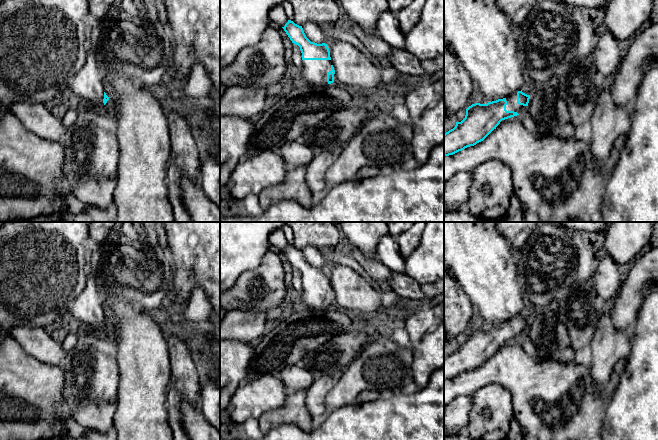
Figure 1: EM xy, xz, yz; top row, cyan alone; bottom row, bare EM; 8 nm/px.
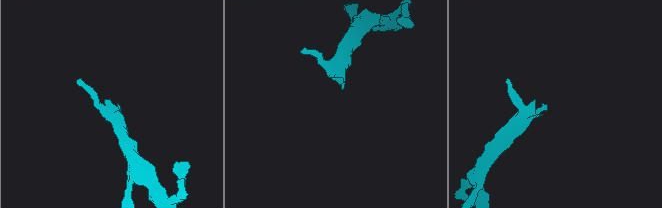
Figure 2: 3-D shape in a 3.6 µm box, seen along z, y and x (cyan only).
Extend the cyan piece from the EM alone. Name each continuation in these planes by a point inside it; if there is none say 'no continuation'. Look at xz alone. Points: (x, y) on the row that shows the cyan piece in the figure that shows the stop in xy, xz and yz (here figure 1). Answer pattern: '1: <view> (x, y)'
1: xz (314, 72)

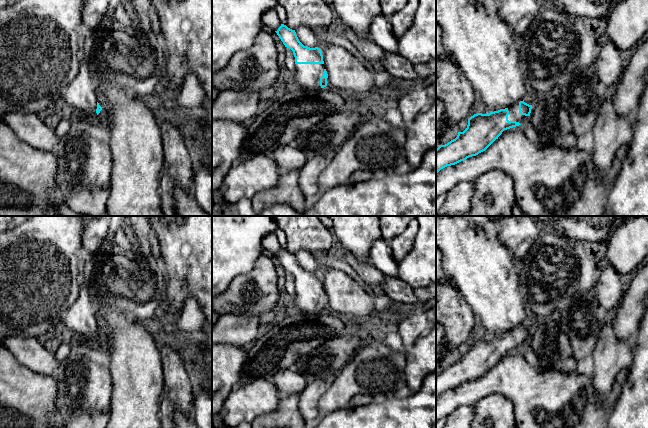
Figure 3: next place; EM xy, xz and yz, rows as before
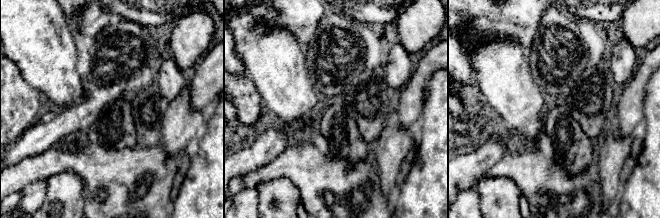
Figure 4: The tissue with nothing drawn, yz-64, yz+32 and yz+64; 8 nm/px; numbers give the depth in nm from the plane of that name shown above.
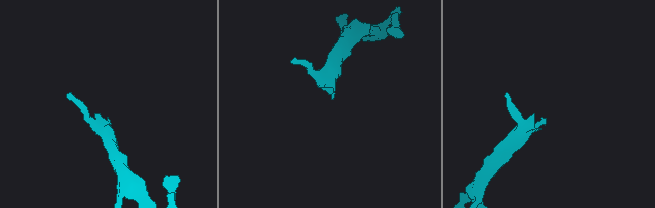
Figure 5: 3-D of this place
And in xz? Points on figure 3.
1: xz (307, 76)

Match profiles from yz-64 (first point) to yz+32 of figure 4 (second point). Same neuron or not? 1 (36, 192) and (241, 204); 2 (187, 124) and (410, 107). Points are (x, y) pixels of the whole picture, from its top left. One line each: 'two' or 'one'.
1: one
2: one

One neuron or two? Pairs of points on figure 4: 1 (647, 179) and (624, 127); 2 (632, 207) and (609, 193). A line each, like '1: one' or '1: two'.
1: two
2: two

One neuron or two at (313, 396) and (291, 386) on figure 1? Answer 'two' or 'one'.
two

